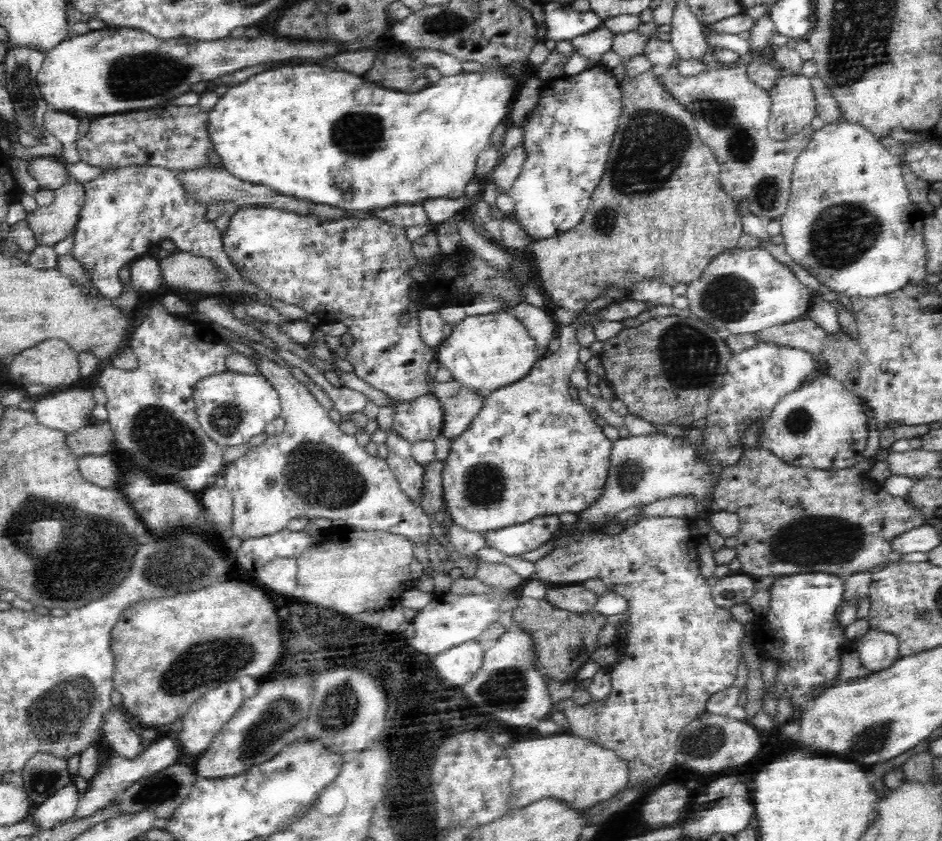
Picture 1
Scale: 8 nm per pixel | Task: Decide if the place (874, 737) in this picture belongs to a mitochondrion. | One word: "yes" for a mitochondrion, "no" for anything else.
yes

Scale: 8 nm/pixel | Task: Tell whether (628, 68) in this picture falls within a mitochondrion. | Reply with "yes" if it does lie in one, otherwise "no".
no

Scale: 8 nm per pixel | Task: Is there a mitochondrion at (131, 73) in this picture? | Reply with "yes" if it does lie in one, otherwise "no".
yes

